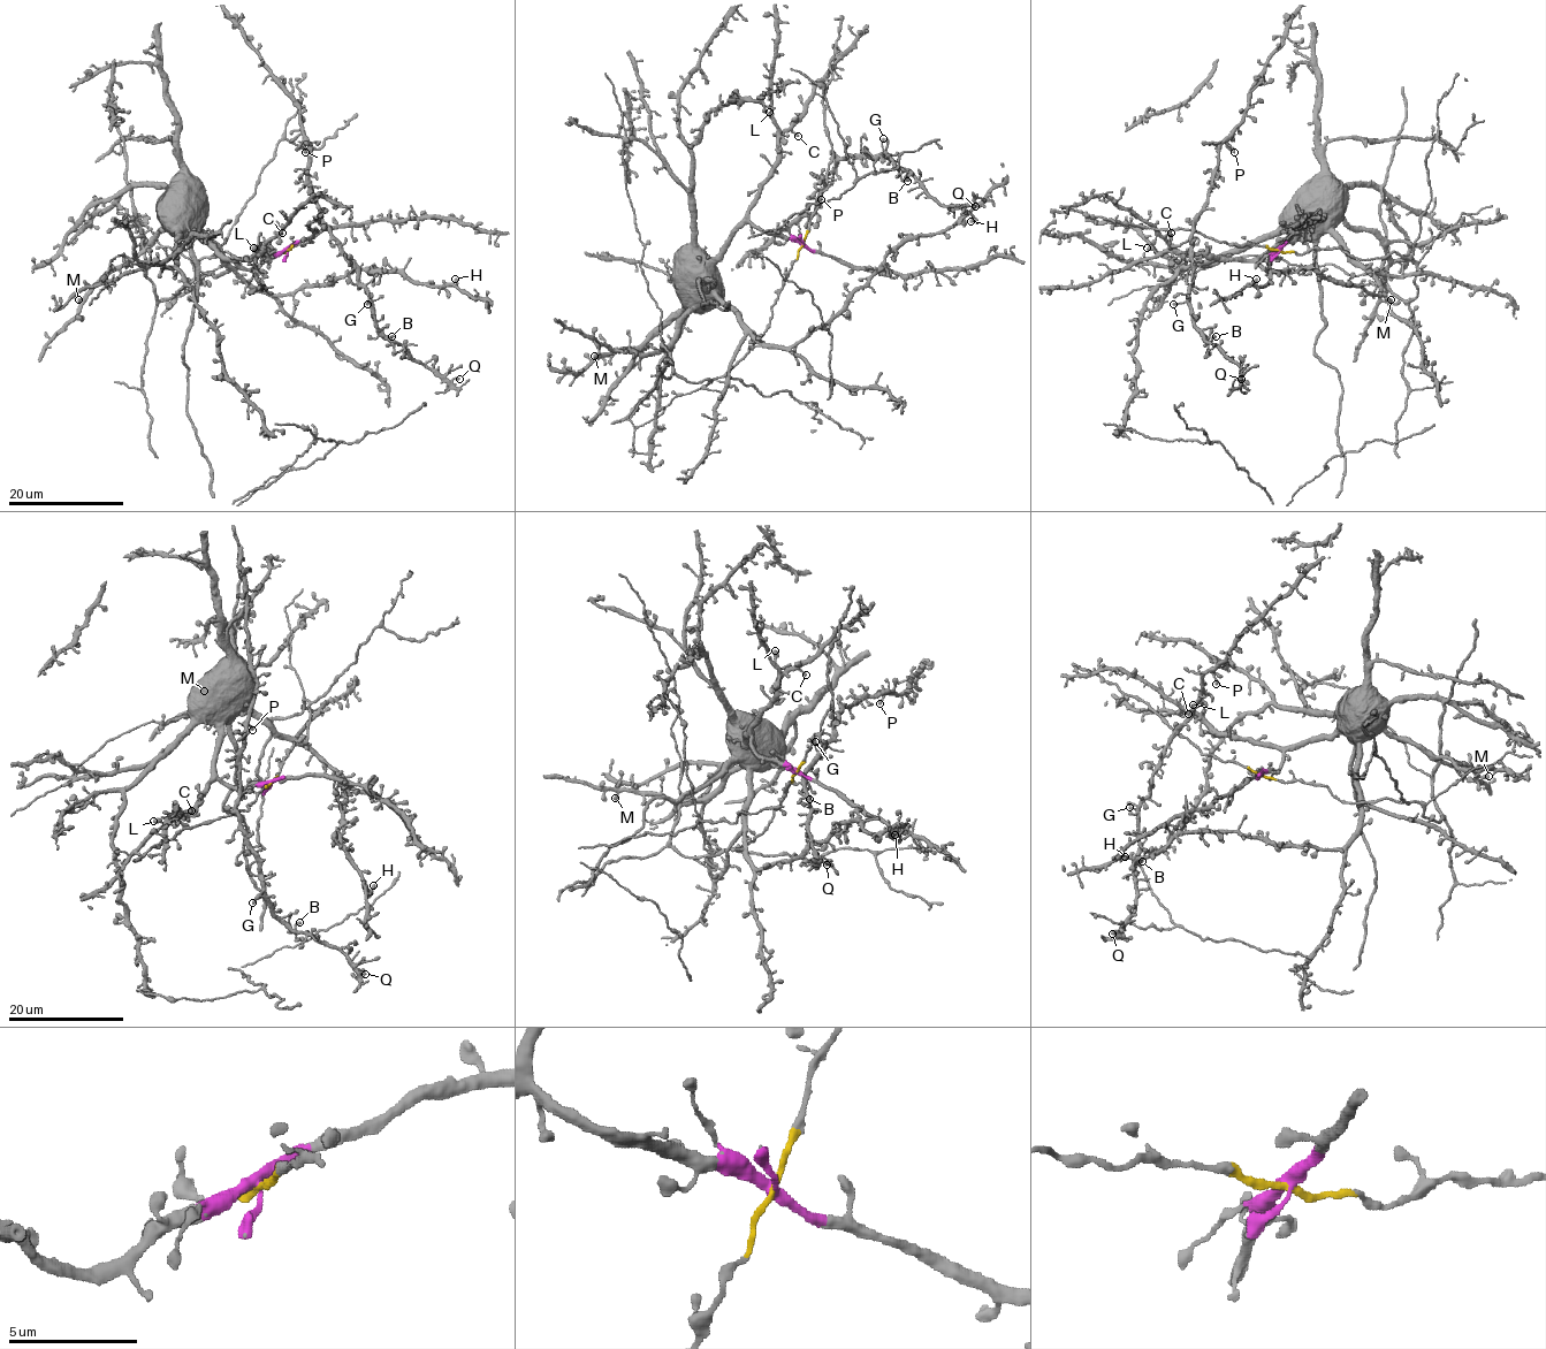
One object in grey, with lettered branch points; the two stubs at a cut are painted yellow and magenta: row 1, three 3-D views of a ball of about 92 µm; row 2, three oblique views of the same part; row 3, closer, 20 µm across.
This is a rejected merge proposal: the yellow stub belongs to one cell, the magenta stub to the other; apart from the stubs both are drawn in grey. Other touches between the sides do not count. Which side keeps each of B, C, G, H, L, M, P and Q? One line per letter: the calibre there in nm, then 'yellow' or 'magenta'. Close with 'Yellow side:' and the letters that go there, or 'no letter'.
B: 300 nm | yellow
C: 240 nm | magenta
G: 240 nm | yellow
H: 320 nm | magenta
L: 500 nm | magenta
M: 440 nm | magenta
P: 320 nm | yellow
Q: 220 nm | yellow
Yellow side: B, G, P, Q

